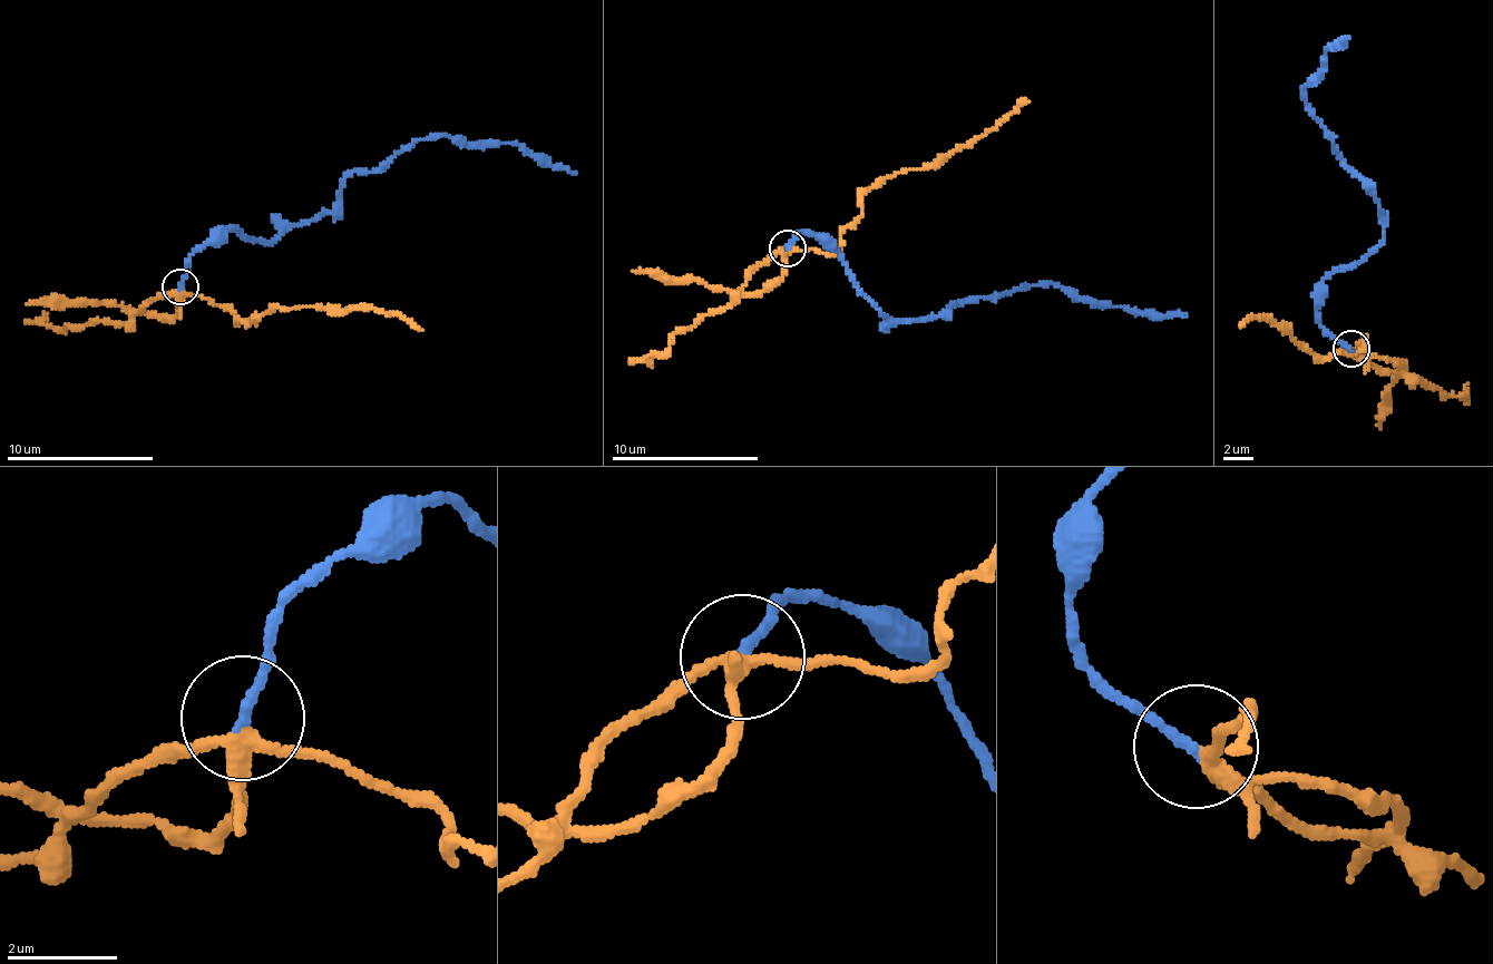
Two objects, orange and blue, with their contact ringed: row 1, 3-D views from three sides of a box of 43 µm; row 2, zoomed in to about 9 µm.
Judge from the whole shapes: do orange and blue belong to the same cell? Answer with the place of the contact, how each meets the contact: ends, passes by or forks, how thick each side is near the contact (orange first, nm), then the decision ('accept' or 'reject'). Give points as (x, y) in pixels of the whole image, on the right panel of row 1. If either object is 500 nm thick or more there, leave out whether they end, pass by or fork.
place (1350, 348); orange forks; blue ends; calibres 190 and 170 nm; reject

